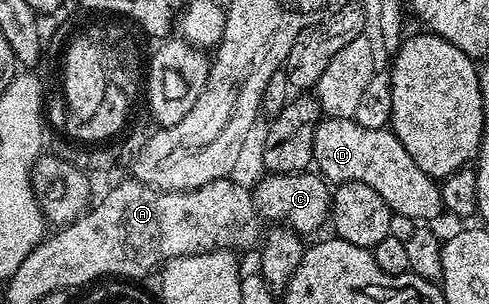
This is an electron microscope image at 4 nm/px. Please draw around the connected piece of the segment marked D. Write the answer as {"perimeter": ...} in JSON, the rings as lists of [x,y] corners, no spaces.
{"perimeter":[[[326,117],[318,122],[314,129],[314,160],[317,172],[321,174],[327,182],[341,183],[344,181],[355,181],[364,183],[388,203],[391,214],[407,217],[410,223],[430,223],[433,217],[443,216],[442,191],[439,182],[435,178],[428,176],[404,151],[404,143],[389,128],[373,129],[370,125],[361,125],[354,117]]]}

